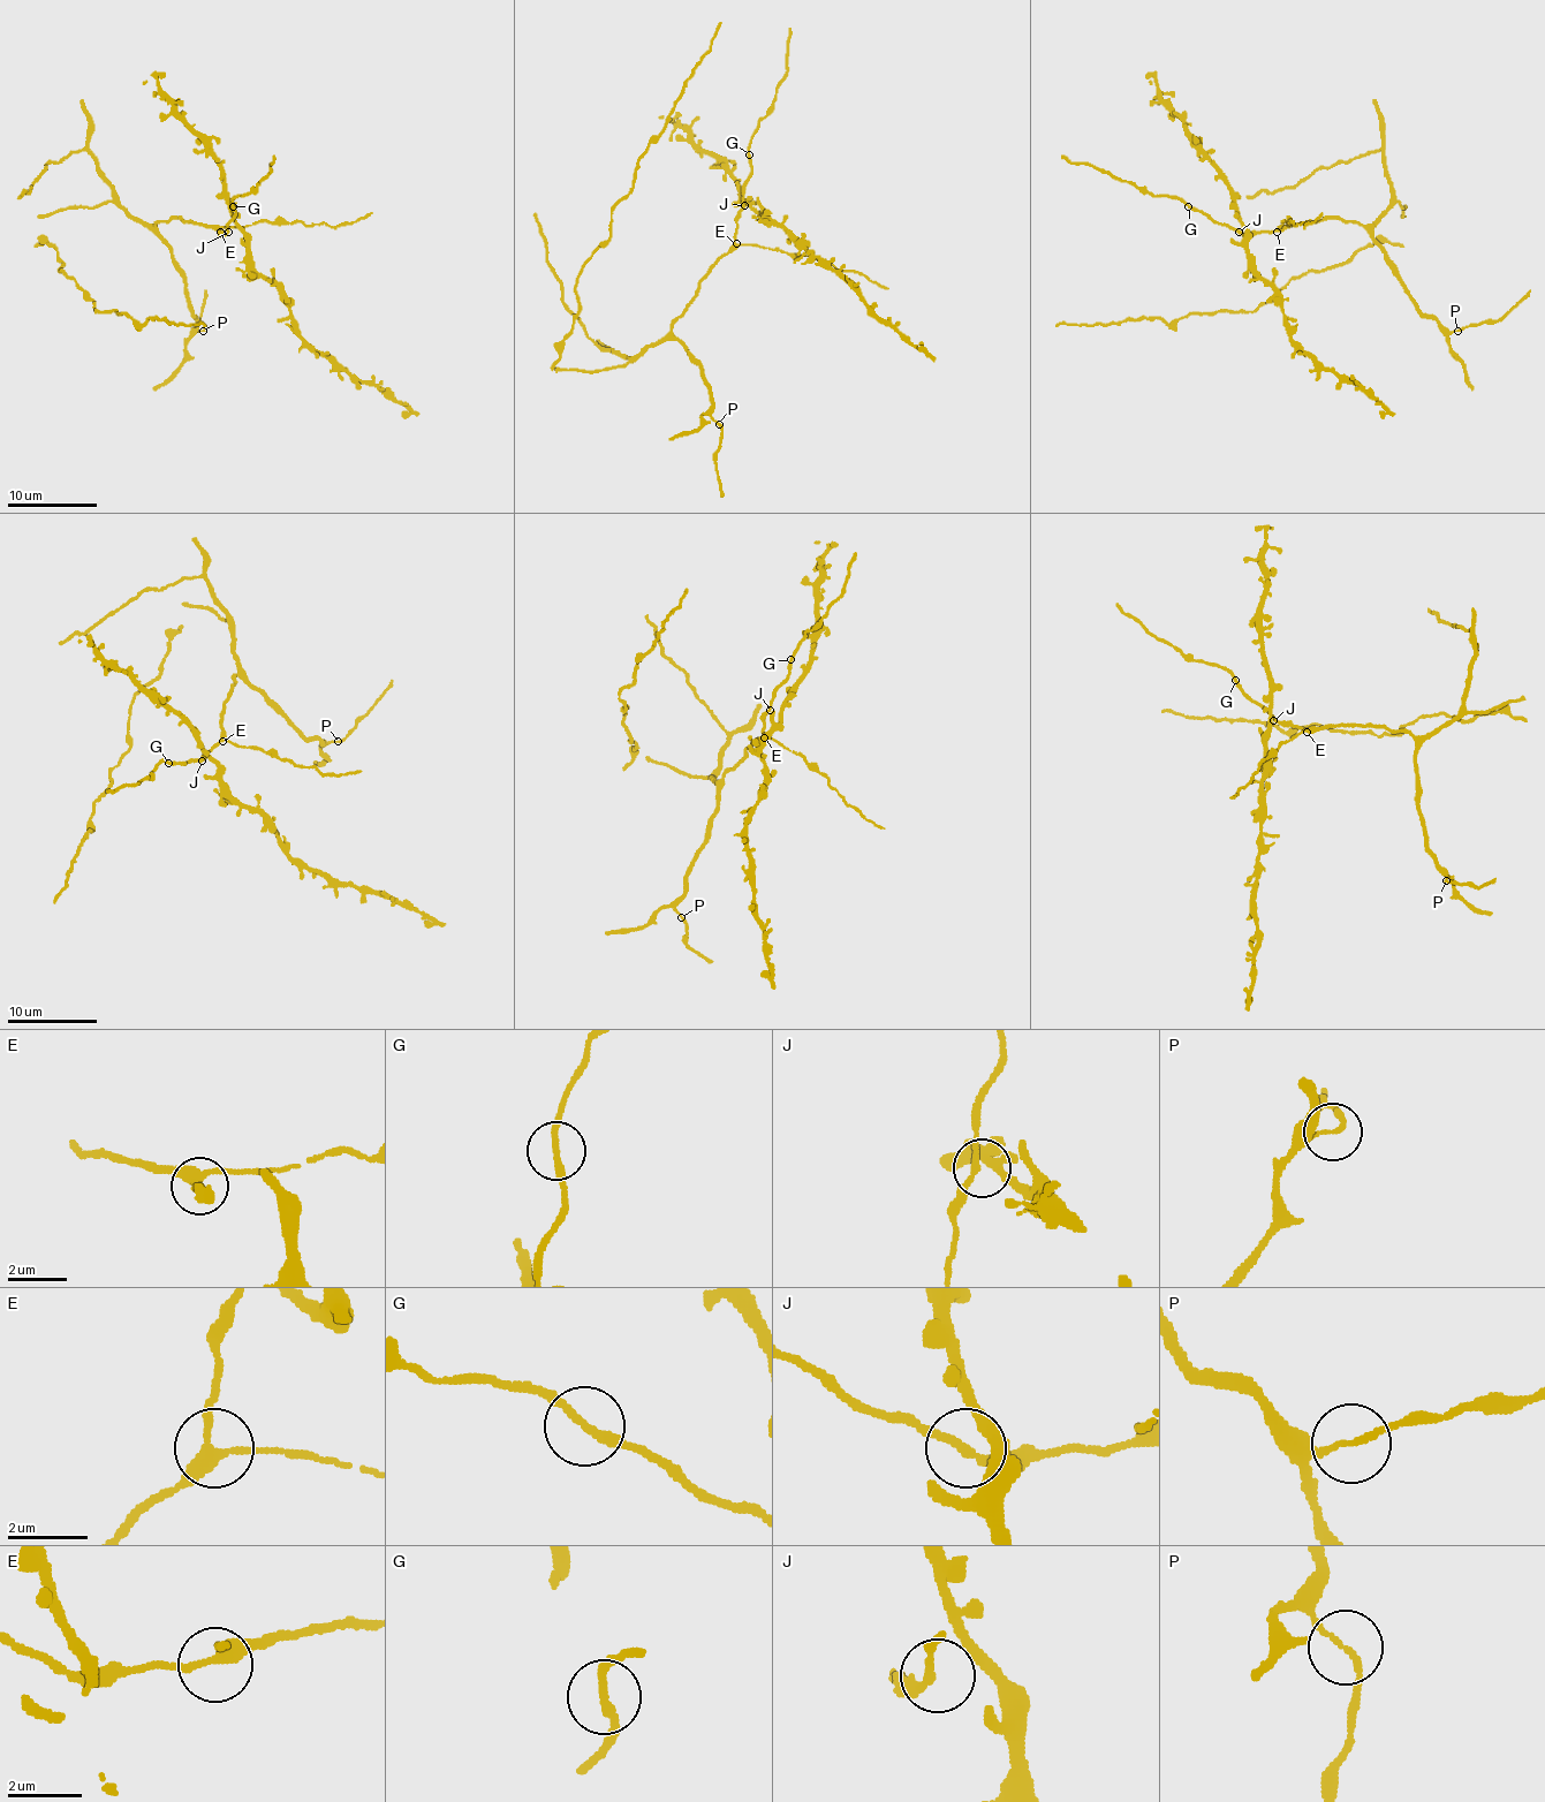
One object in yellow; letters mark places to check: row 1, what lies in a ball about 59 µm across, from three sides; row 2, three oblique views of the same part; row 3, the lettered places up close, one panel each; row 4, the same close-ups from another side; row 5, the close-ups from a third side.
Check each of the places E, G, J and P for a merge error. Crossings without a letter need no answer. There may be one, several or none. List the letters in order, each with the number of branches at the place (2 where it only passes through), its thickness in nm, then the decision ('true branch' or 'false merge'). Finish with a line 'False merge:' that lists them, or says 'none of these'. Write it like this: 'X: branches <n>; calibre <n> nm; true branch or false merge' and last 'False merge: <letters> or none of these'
E: branches 3; calibre 280 nm; true branch
G: branches 2; calibre 200 nm; true branch
J: branches 3; calibre 160 nm; true branch
P: branches 2; calibre 130 nm; true branch
False merge: none of these

